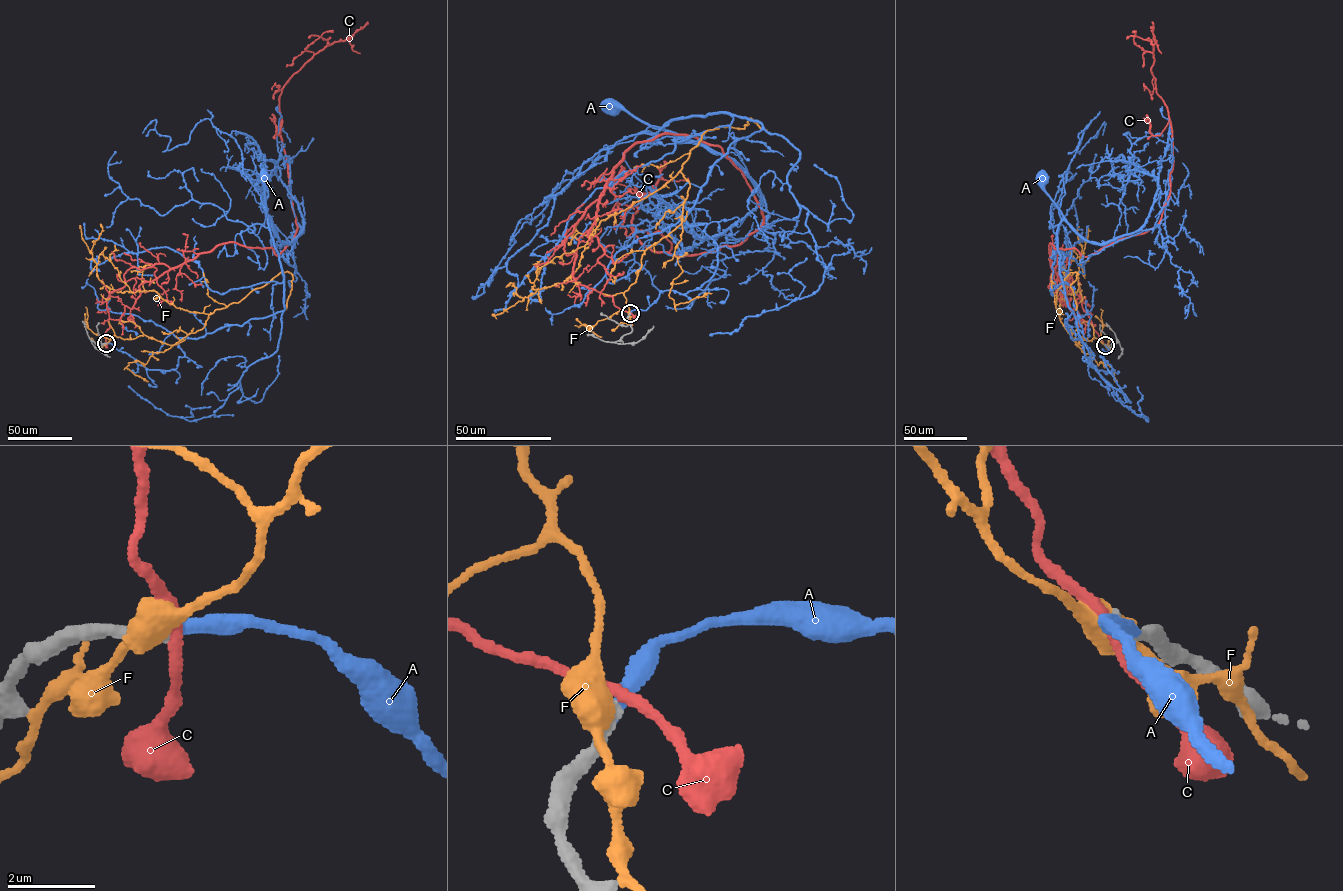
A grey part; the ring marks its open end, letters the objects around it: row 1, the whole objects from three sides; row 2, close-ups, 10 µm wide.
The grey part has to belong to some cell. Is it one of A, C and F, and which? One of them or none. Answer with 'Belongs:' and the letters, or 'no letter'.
Belongs: A

